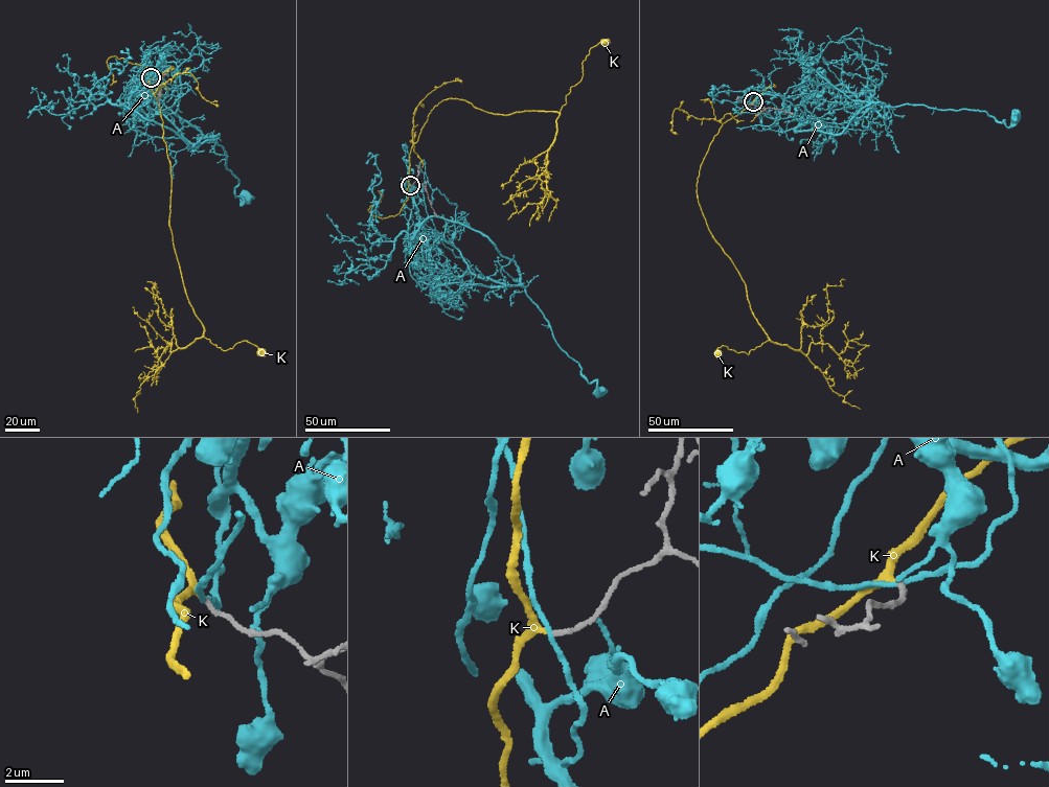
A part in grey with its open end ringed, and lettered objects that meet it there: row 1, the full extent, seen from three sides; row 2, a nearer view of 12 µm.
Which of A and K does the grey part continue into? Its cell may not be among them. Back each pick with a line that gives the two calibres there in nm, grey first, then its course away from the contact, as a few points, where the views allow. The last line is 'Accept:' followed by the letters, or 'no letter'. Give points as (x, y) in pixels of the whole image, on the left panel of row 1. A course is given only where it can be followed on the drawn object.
K: 150/200 nm | via (150, 77), (170, 168), (168, 223), (189, 303), (203, 336), (218, 347), (224, 350), (247, 341), (261, 351)
Accept: K

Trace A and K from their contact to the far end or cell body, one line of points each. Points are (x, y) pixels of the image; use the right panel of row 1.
A: (754, 101), (758, 87), (796, 98), (842, 85), (859, 99), (884, 107), (977, 110), (1007, 126), (1016, 116)
K: (753, 101), (714, 137), (697, 192), (769, 340), (748, 354), (722, 345), (717, 353)

